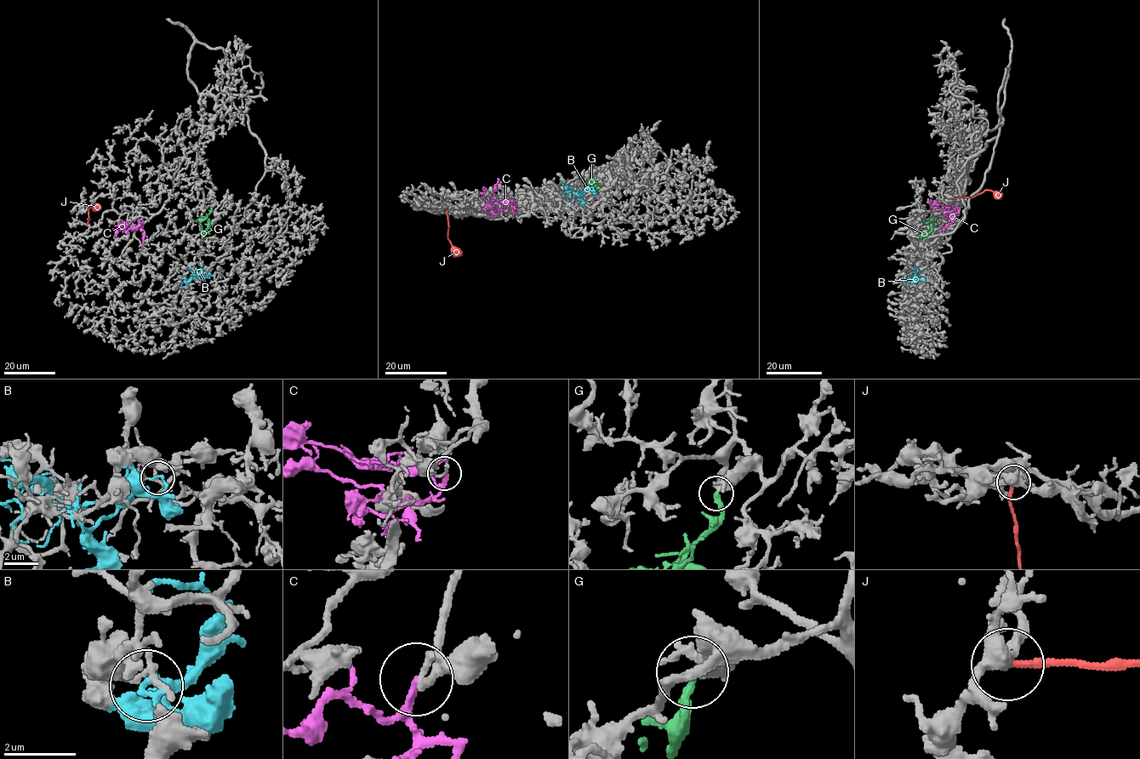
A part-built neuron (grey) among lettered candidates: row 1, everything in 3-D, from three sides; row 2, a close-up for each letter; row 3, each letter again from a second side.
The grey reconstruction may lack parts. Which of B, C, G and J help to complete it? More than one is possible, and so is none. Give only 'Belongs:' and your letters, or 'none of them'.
Belongs: G

